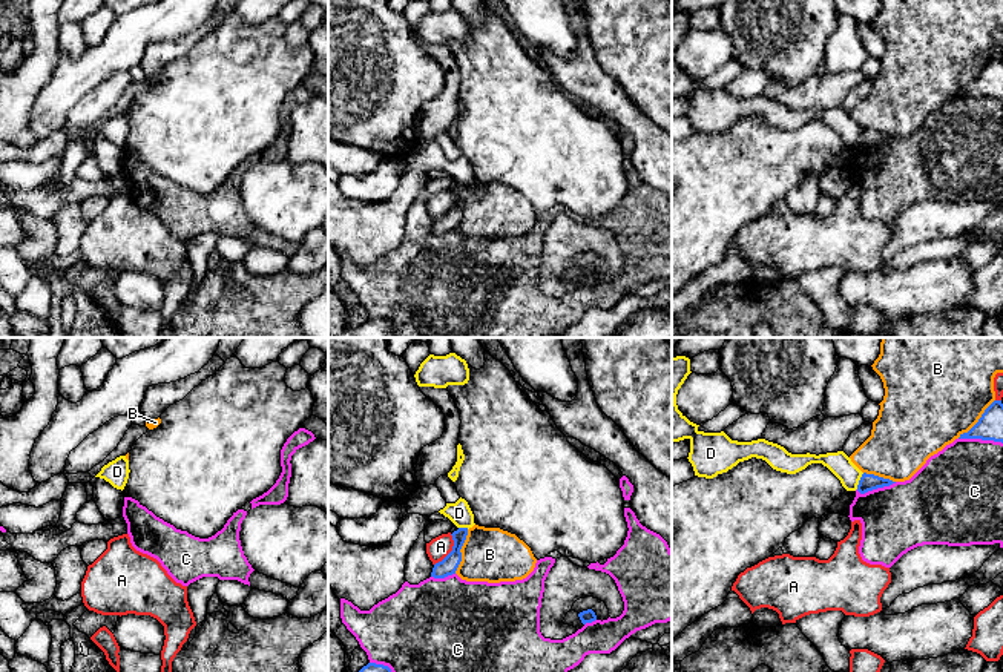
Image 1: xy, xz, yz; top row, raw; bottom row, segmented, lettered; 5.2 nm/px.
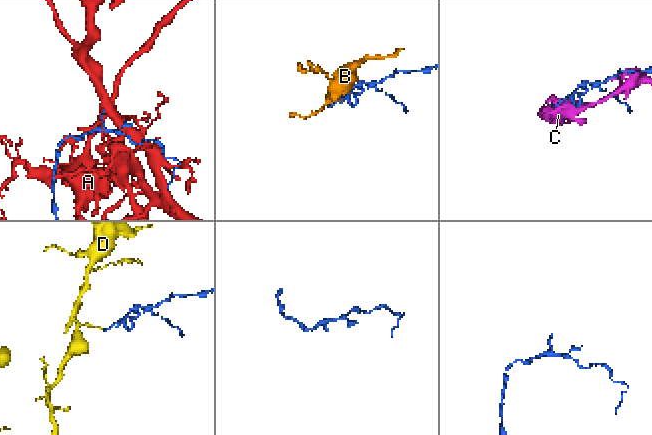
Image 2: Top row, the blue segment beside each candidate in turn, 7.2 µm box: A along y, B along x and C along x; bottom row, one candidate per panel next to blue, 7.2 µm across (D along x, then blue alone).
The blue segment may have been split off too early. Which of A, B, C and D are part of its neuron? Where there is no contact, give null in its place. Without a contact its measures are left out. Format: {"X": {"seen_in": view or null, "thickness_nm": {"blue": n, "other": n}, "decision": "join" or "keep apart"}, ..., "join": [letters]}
{"A": {"seen_in": "xz", "thickness_nm": {"blue": 90, "other": 110}, "decision": "keep apart"}, "B": {"seen_in": "xz", "thickness_nm": {"blue": 90, "other": 280}, "decision": "keep apart"}, "C": {"seen_in": "yz", "thickness_nm": {"blue": 140, "other": 420}, "decision": "keep apart"}, "D": {"seen_in": "yz", "thickness_nm": {"blue": 90, "other": 120}, "decision": "keep apart"}, "join": []}

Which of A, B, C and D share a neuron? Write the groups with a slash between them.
A / B / C / D

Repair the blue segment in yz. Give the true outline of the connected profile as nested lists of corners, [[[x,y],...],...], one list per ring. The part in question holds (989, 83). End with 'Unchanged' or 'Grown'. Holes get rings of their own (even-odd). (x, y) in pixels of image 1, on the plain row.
[[[994,57],[982,71],[978,78],[959,95],[982,95],[1003,100],[1003,60]]]. Unchanged

